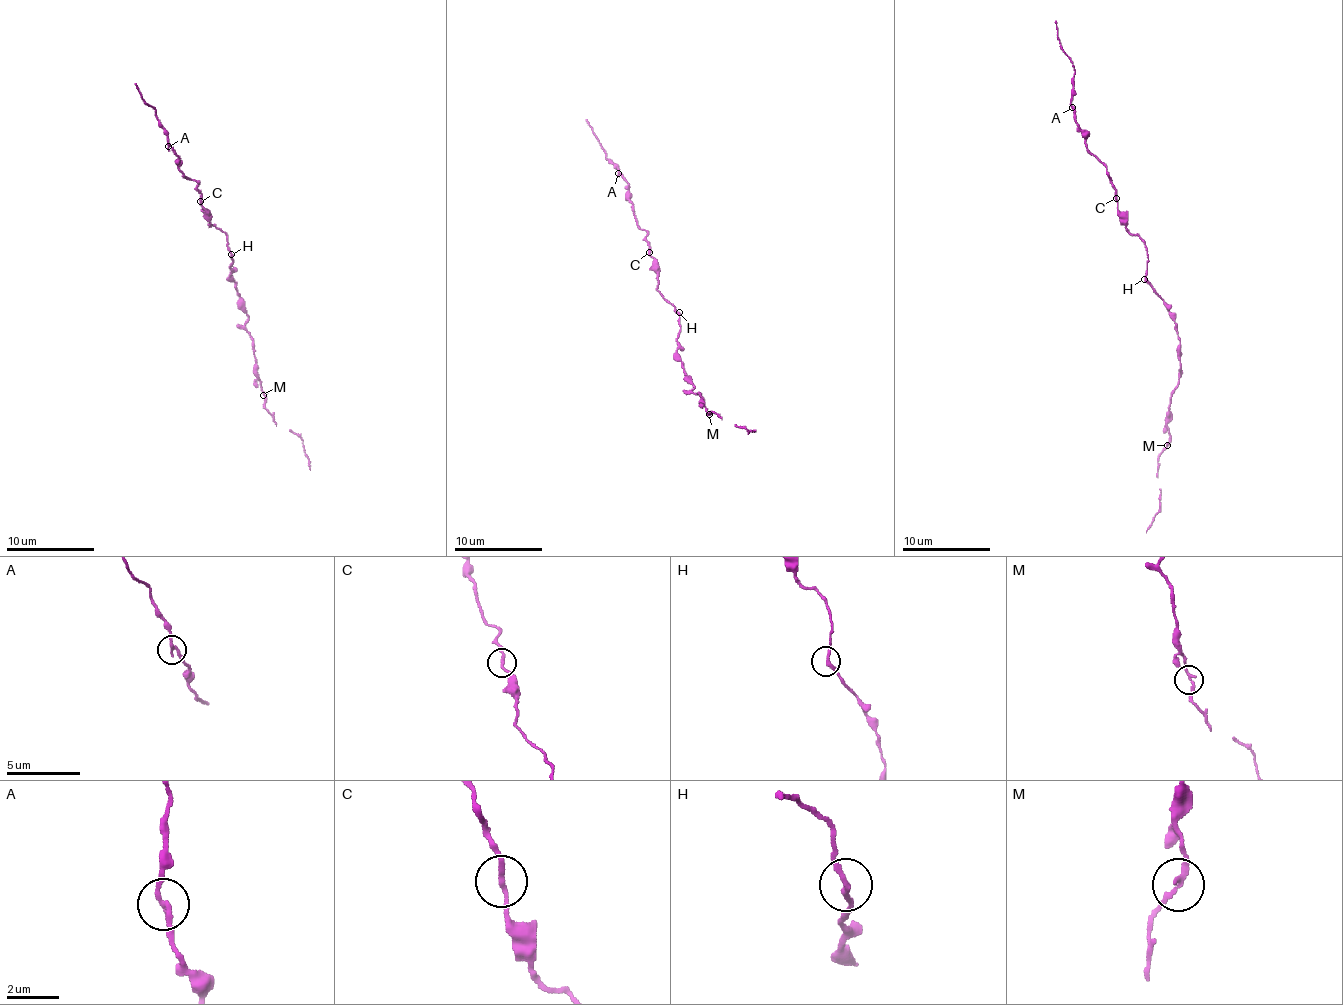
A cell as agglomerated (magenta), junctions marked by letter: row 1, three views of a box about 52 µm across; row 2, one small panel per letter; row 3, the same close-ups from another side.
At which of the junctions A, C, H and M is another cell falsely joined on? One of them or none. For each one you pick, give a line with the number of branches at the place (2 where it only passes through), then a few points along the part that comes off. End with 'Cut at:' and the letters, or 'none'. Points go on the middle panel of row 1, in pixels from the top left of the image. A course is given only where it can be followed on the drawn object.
A: 2 branches meet; foreign part runs (619, 172), (619, 165), (606, 155), (586, 119)
Cut at: A

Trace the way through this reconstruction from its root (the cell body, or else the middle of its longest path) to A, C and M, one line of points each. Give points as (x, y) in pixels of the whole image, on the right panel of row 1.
A: (1146, 277), (1146, 247), (1127, 227), (1116, 188), (1087, 148), (1072, 107)
C: (1146, 277), (1146, 247), (1138, 235), (1129, 231), (1116, 198)
M: (1146, 277), (1146, 283), (1166, 305), (1179, 341), (1181, 370), (1168, 407), (1168, 445)

